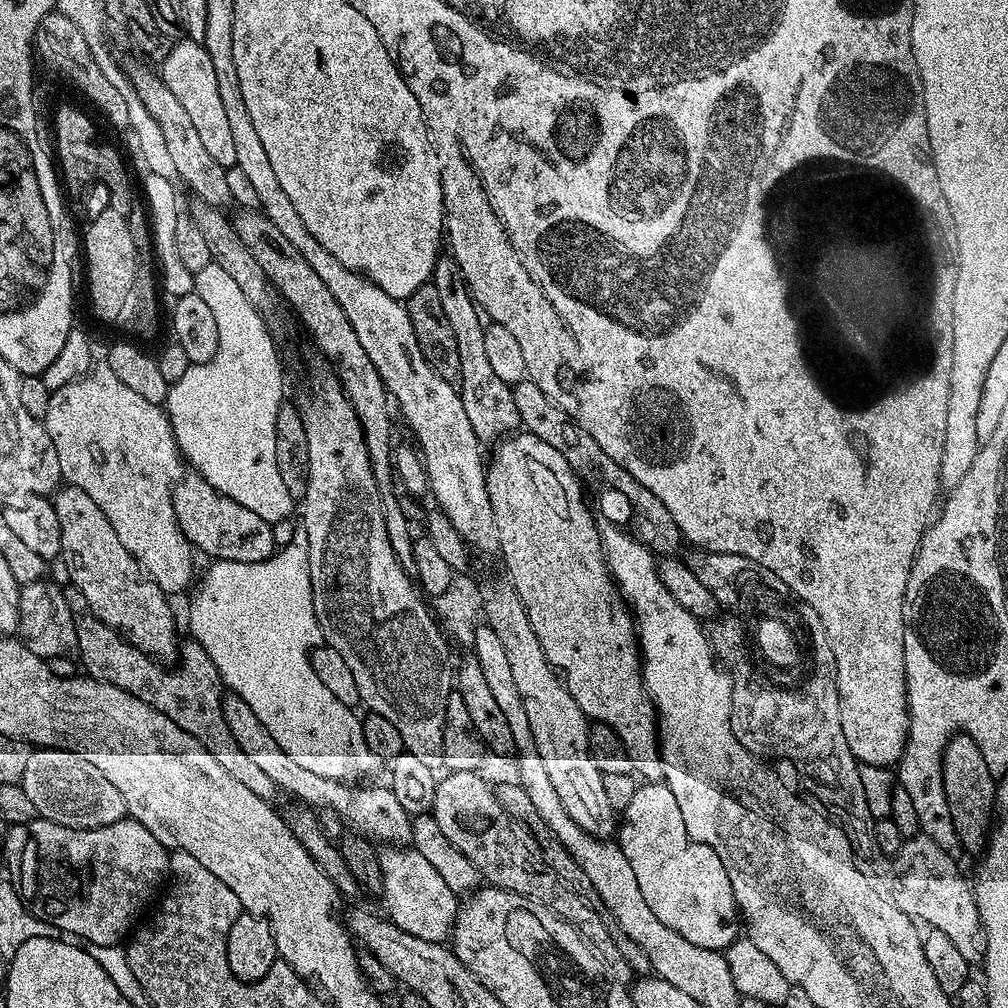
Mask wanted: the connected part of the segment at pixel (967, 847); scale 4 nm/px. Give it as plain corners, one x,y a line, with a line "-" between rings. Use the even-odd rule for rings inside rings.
957,732
949,738
940,761
942,786
946,790
946,806
950,806
950,819
954,822
954,830
958,830
961,849
965,853
983,853
988,846
990,825
993,823
994,809
998,804
997,777
990,774
990,766
986,766
986,758
982,758
978,742
974,742
974,738
970,738
965,732

